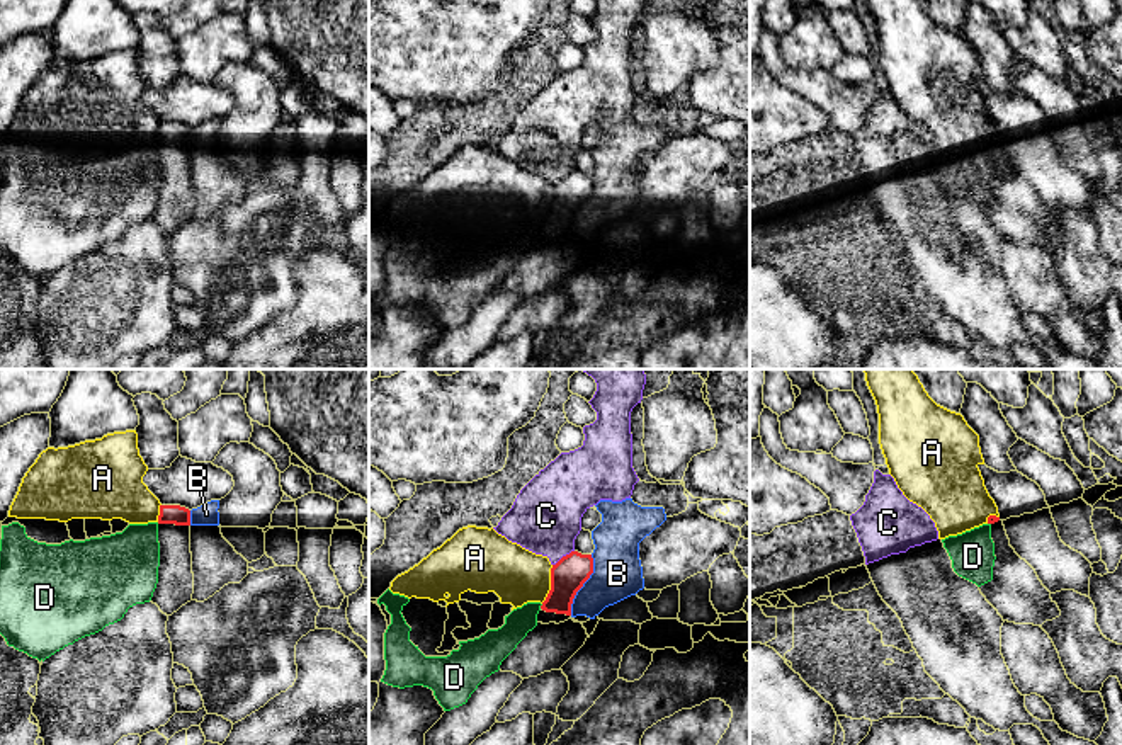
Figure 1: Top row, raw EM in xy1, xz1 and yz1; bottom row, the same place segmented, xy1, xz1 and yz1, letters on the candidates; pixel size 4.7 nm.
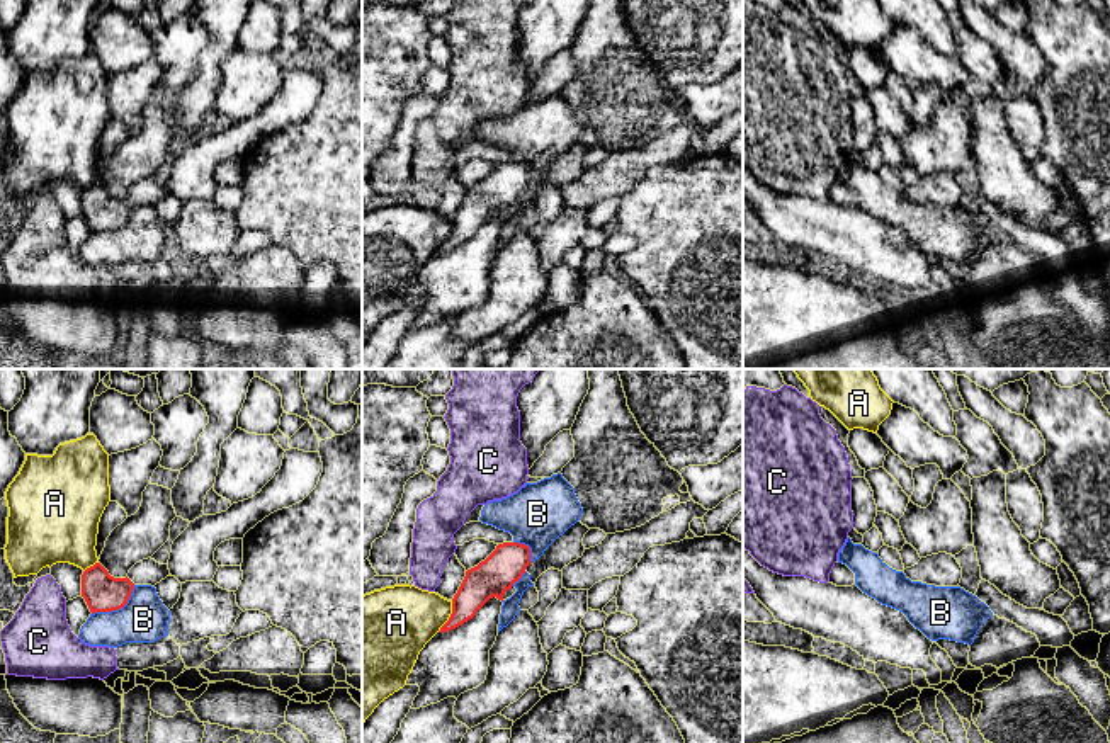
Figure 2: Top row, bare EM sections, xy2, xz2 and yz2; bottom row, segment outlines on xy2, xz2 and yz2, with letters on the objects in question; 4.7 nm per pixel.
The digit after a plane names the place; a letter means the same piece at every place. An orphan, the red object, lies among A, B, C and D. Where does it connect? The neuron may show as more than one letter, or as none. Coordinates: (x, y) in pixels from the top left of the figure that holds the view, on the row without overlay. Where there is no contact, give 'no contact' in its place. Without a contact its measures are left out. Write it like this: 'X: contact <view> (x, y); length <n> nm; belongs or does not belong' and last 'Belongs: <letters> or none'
A: contact xz1 (551, 203); length 190 nm; does not belong
B: contact xz1 (582, 204); length 300 nm; does not belong
C: contact xz1 (563, 176); length 130 nm; does not belong
D: contact xz1 (541, 225); length 30 nm; does not belong
Belongs: none

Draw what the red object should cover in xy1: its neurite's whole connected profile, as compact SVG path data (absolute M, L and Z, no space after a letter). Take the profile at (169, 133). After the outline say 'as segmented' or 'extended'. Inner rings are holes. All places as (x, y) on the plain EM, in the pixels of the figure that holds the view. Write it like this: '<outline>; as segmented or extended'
M160 124L158 134L160 185L151 221L167 235L192 219L194 192L190 172L190 129L180 124Z; extended

